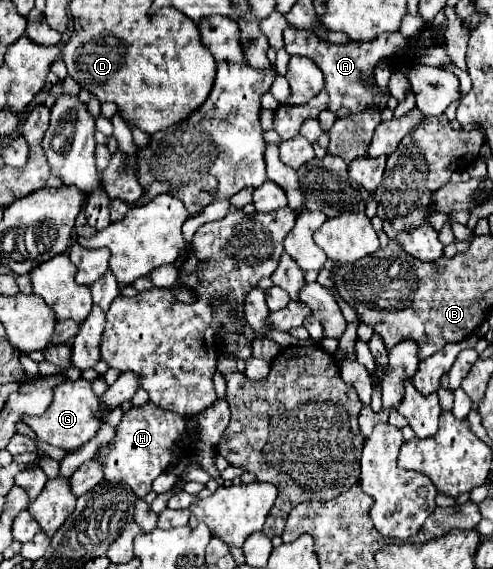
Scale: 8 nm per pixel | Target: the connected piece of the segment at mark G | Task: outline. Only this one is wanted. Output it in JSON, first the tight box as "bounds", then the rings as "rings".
{"bounds":[21,378,101,450],"rings":[[[83,378],[75,380],[75,382],[65,380],[53,388],[53,400],[51,400],[51,404],[43,416],[25,416],[21,420],[27,426],[31,426],[33,432],[41,440],[45,440],[57,448],[63,448],[63,450],[77,450],[85,442],[89,442],[101,426],[101,422],[95,416],[97,404],[99,404],[99,398],[93,394],[89,380],[83,380]]]}

